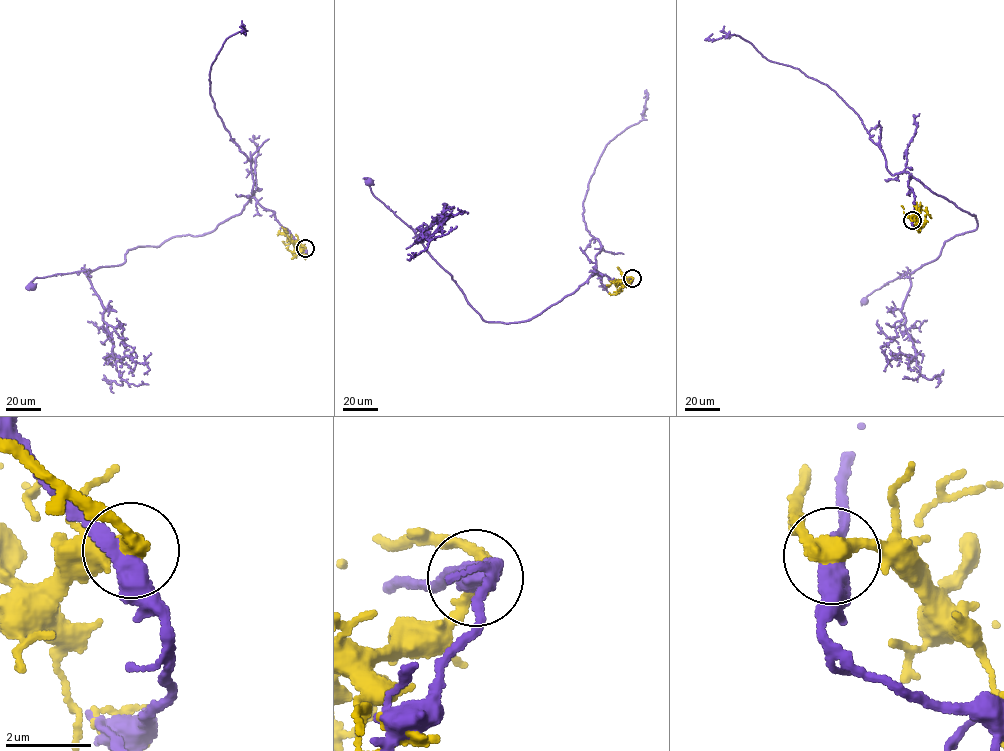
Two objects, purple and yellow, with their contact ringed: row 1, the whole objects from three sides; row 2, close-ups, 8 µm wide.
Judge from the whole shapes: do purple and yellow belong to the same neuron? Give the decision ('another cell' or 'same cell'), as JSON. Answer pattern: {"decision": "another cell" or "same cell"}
{"decision": "another cell"}

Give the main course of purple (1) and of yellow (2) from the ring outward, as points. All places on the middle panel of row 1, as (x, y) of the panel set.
1: (632, 278), (610, 280), (595, 273), (528, 320), (485, 322), (419, 235), (374, 195), (369, 181)
2: (632, 278), (616, 294), (609, 292)

